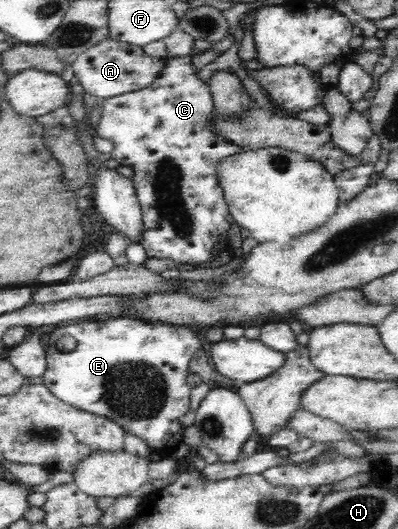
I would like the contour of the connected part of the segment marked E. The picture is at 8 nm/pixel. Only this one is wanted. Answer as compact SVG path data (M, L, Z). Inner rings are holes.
M110 318L59 325L47 335L47 339L48 365L43 383L56 397L78 409L104 415L121 423L127 431L147 441L152 450L160 451L163 458L178 454L184 429L178 419L190 411L192 401L192 387L186 383L188 363L202 348L202 339L196 330L164 324L152 325L128 318Z

